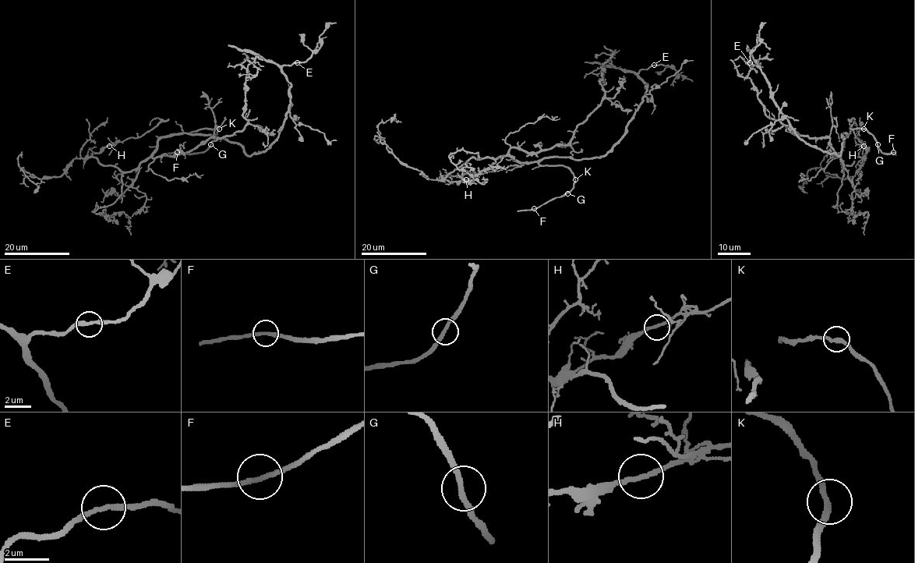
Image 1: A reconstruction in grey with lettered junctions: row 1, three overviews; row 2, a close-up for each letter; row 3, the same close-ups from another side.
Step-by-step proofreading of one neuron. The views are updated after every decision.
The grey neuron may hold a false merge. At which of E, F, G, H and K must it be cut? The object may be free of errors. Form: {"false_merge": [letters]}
{"false_merge": []}

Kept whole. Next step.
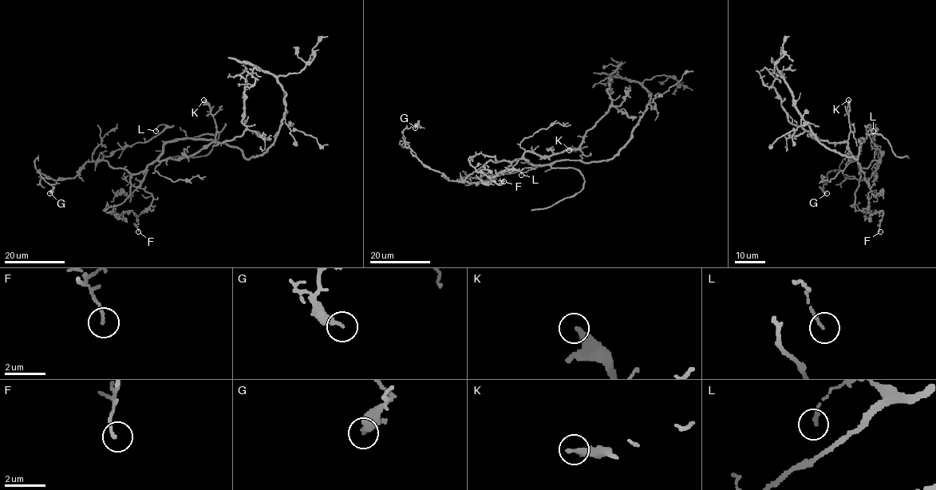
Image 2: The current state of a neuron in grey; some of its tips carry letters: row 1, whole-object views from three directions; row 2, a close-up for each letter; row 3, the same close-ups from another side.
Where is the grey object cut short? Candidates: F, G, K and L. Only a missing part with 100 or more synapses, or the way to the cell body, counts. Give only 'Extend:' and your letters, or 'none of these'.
Extend: none of these

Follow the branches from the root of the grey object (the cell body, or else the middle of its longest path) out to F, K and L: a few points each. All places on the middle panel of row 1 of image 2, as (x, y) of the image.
F: (556, 162), (496, 162), (495, 156), (481, 153), (468, 159), (492, 181), (499, 185), (503, 181)
K: (556, 162), (533, 164), (524, 159), (523, 153), (532, 151), (550, 156), (566, 150), (581, 151), (569, 150)
L: (556, 162), (533, 164), (522, 159), (489, 160), (465, 180), (479, 183), (531, 167), (521, 175)

